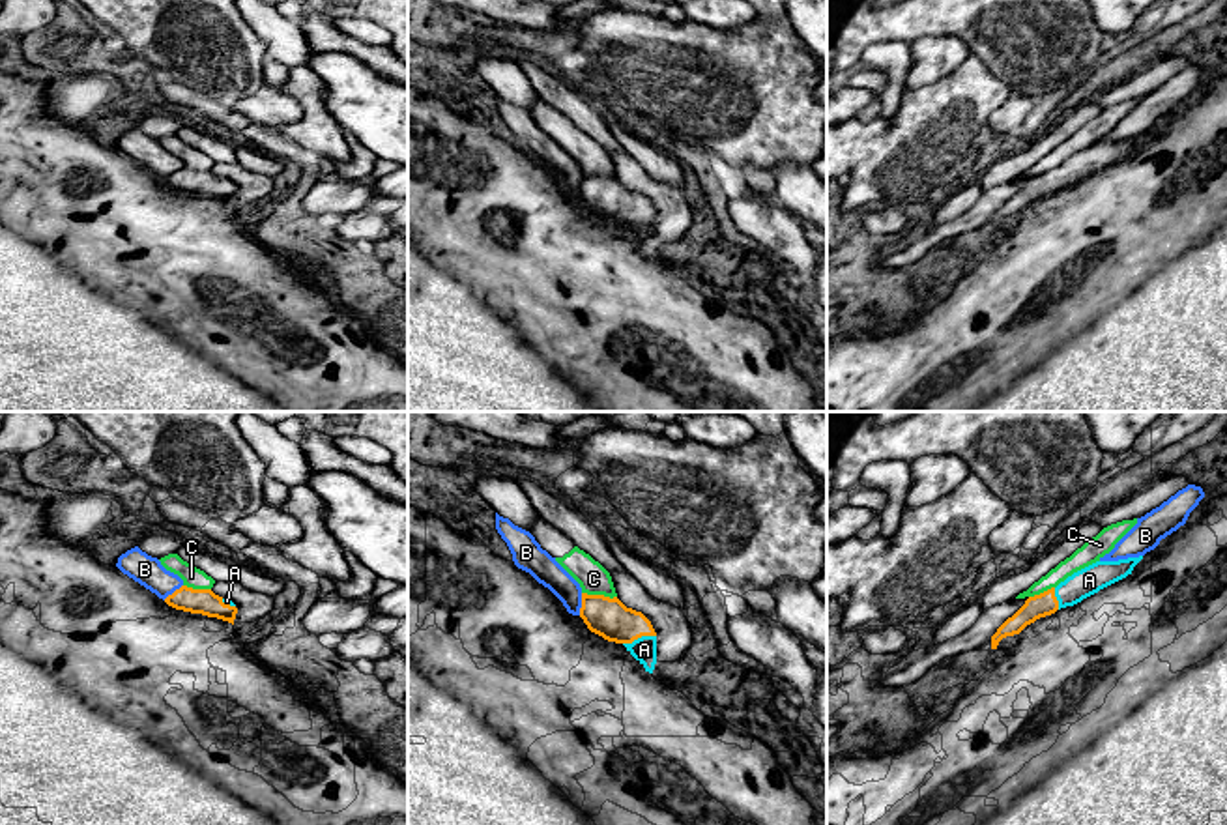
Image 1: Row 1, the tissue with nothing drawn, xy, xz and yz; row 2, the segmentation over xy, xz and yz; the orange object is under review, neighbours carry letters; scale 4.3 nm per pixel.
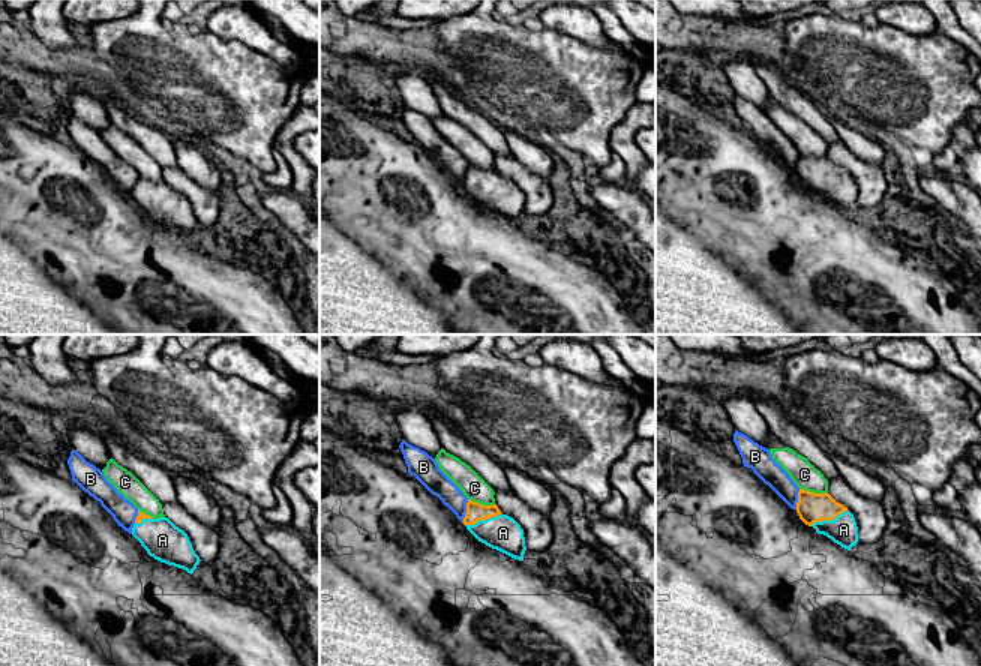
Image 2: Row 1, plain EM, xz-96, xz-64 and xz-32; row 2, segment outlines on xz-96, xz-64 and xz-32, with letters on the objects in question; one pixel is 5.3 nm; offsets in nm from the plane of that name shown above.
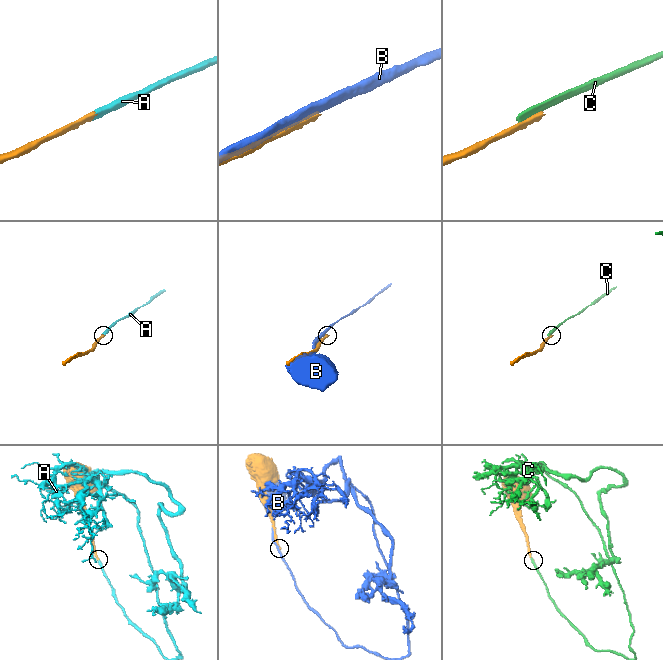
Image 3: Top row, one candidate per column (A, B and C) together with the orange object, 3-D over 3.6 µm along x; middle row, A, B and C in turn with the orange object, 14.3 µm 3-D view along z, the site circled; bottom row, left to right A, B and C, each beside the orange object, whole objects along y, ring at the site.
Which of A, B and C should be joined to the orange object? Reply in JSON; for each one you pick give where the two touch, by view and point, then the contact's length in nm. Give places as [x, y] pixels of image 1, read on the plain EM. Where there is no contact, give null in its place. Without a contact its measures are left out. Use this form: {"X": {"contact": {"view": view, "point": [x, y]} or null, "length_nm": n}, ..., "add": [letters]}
{"A": {"contact": {"view": "xz", "point": [638, 217]}, "length_nm": 150}, "add": ["A"]}

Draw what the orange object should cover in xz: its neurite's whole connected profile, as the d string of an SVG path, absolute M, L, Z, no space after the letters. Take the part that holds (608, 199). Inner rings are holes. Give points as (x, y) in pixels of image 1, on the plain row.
M582 174L580 198L587 210L608 223L623 224L627 232L653 254L657 245L657 213L651 202L617 178Z

